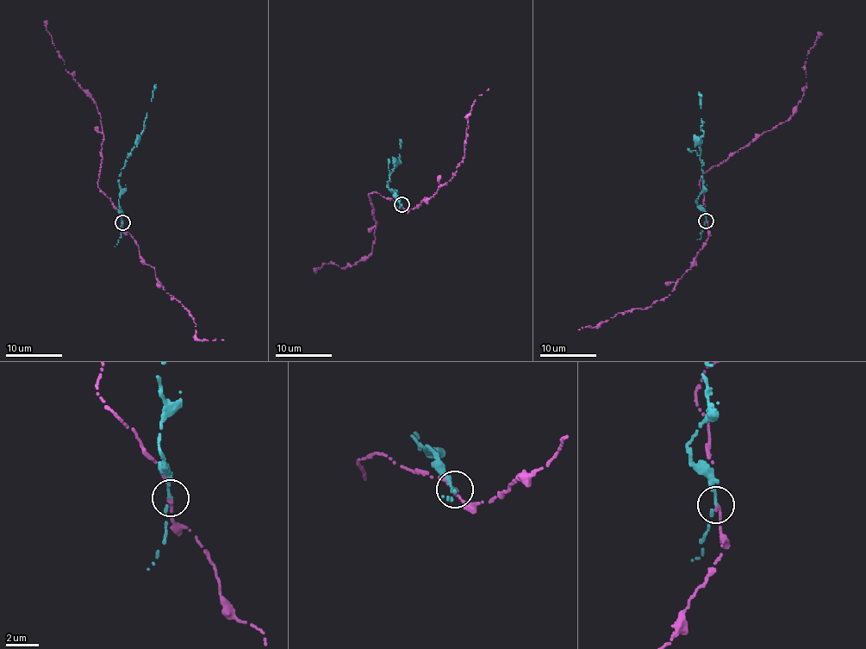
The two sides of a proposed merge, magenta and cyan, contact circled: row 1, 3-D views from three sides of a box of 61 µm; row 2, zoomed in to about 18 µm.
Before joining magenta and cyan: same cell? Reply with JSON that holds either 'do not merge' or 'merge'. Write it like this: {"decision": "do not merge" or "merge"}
{"decision": "do not merge"}

